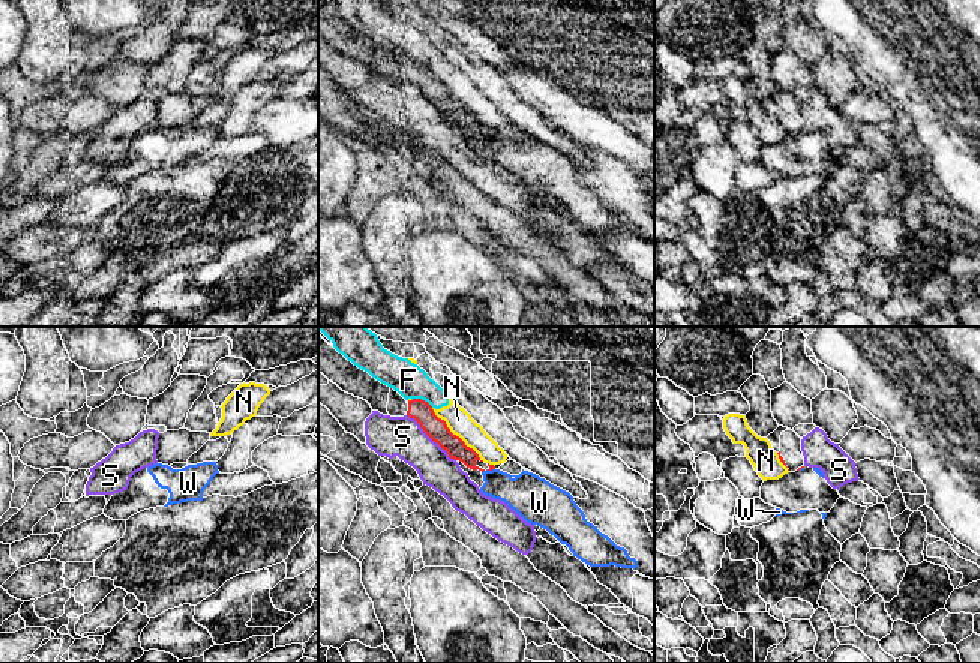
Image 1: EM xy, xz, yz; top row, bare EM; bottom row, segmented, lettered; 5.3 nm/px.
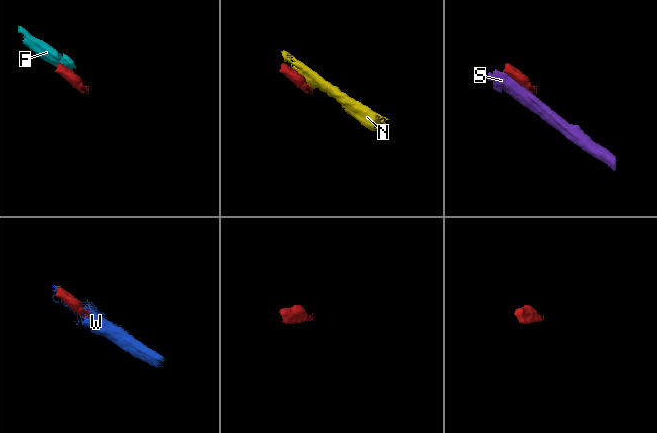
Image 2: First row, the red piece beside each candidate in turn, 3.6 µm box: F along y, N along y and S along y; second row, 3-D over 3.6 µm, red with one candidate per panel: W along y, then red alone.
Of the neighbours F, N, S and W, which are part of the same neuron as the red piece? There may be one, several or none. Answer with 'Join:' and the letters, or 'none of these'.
Join: none of these

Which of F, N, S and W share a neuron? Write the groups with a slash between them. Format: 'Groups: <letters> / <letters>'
Groups: F N / S / W

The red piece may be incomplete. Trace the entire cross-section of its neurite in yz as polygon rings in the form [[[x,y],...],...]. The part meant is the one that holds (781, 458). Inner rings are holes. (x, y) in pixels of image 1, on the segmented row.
[[[779,426],[767,436],[767,440],[789,472],[795,472],[804,468],[801,438],[794,430]]]

